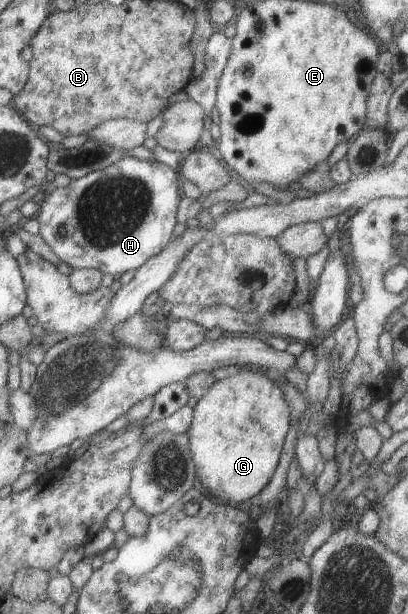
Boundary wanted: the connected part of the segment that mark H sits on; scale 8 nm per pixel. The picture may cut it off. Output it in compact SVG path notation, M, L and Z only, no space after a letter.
M124 157L110 167L78 180L64 188L51 187L41 204L38 219L40 236L62 262L76 269L96 269L104 275L119 277L126 271L137 271L168 247L178 222L178 205L182 201L182 178L175 170L158 161Z

